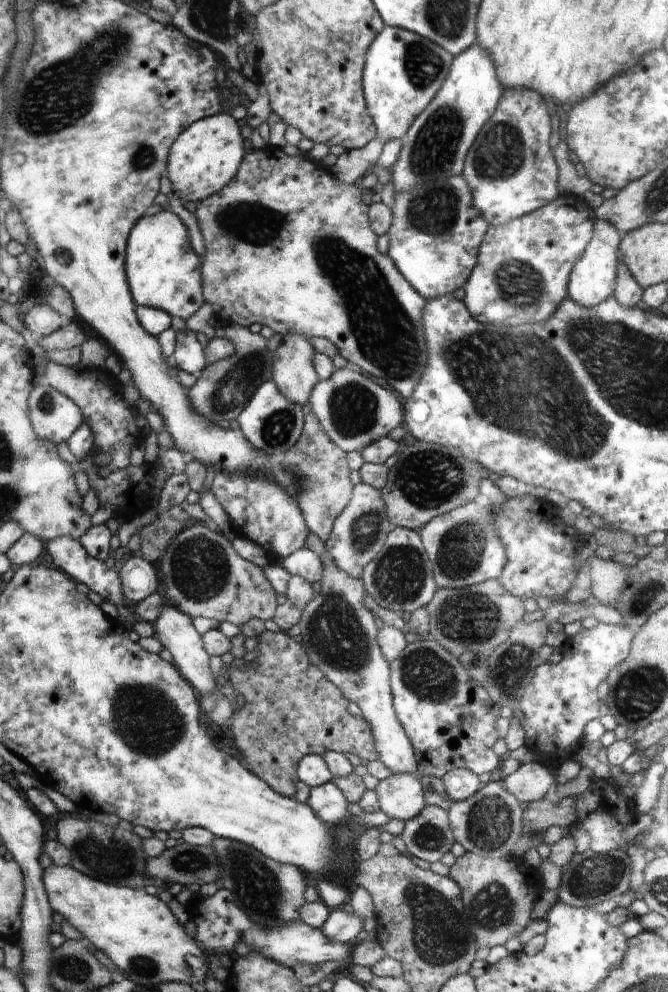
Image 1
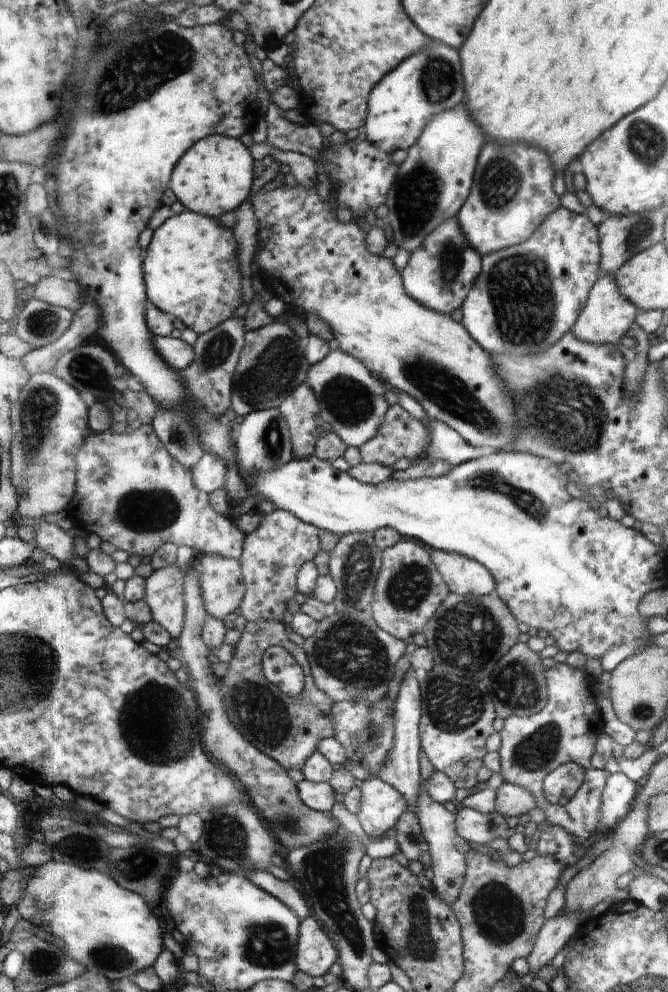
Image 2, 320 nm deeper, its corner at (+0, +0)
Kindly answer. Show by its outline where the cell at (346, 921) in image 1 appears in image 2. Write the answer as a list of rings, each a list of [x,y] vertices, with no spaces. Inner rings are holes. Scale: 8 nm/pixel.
[[[312,916],[300,920],[297,940],[296,966],[298,971],[314,976],[324,976],[337,962],[337,950],[331,938]]]

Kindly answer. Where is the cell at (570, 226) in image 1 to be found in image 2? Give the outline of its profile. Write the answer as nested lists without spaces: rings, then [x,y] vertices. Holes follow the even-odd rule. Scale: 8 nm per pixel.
[[[558,207],[553,210],[548,216],[543,220],[538,228],[532,233],[532,236],[517,244],[508,247],[506,250],[500,250],[500,252],[494,252],[492,256],[481,257],[481,271],[474,281],[470,292],[468,292],[465,301],[463,302],[462,312],[463,318],[461,323],[467,331],[471,333],[471,336],[481,345],[492,352],[492,354],[512,354],[512,356],[526,356],[541,353],[546,348],[550,348],[554,342],[558,342],[562,336],[567,332],[571,332],[574,323],[579,319],[580,313],[584,310],[586,306],[589,292],[591,291],[592,285],[602,276],[601,266],[600,266],[601,250],[599,247],[599,236],[597,233],[597,226],[588,218],[586,212],[575,213],[569,211],[565,207]]]

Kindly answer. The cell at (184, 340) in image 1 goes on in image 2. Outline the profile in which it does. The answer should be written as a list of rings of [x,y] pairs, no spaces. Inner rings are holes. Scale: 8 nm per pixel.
[[[153,335],[151,345],[161,359],[175,371],[182,371],[194,362],[194,348],[182,339]]]

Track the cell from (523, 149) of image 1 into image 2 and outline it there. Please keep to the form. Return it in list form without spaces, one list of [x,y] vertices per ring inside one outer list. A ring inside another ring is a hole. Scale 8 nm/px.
[[[490,141],[479,154],[476,192],[472,192],[472,200],[463,204],[457,221],[468,244],[483,257],[528,240],[548,214],[561,205],[559,196],[552,189],[554,170],[548,164],[548,156],[538,148],[526,144],[504,146]]]

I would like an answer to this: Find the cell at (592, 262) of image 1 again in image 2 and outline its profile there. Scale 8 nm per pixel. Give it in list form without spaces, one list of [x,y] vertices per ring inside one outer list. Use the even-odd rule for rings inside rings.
[[[602,274],[592,285],[586,306],[580,313],[579,319],[574,323],[571,333],[585,343],[611,345],[618,347],[619,350],[620,341],[633,326],[637,311],[638,308],[620,294],[615,275]]]

